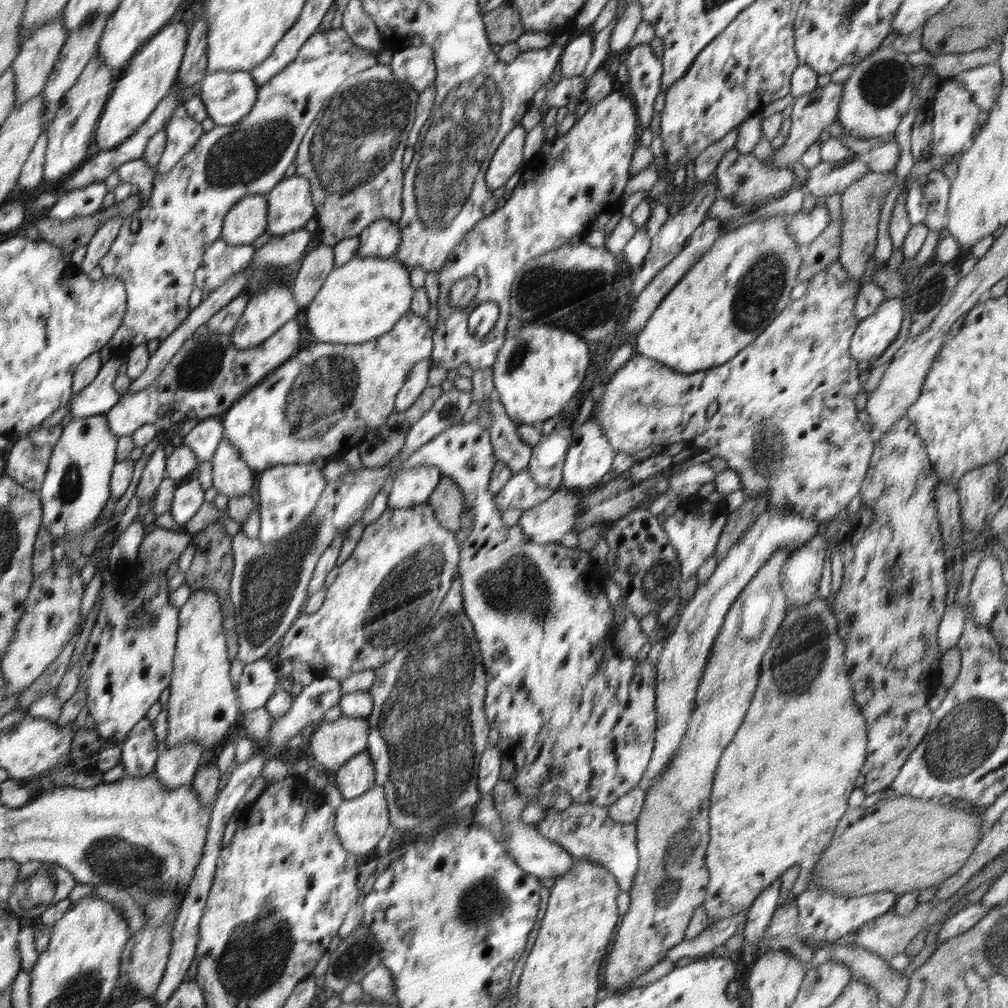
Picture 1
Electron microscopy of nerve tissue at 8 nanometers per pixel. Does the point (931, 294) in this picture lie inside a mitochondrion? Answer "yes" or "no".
yes

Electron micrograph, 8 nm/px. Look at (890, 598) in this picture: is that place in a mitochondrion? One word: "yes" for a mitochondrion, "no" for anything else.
no

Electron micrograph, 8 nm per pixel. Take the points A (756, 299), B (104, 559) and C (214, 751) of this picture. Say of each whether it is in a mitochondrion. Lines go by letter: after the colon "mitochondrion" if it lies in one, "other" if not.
A: mitochondrion
B: other
C: other

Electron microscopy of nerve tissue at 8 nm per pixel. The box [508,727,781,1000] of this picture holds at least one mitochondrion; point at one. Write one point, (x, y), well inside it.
(683, 846)

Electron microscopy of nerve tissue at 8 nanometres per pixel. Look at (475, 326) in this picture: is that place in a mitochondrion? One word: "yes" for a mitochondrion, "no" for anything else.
no

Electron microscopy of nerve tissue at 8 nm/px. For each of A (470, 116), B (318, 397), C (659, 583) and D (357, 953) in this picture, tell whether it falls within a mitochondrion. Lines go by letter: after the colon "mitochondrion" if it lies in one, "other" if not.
A: mitochondrion
B: mitochondrion
C: mitochondrion
D: mitochondrion

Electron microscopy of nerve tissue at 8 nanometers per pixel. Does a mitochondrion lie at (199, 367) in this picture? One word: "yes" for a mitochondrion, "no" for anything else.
yes

